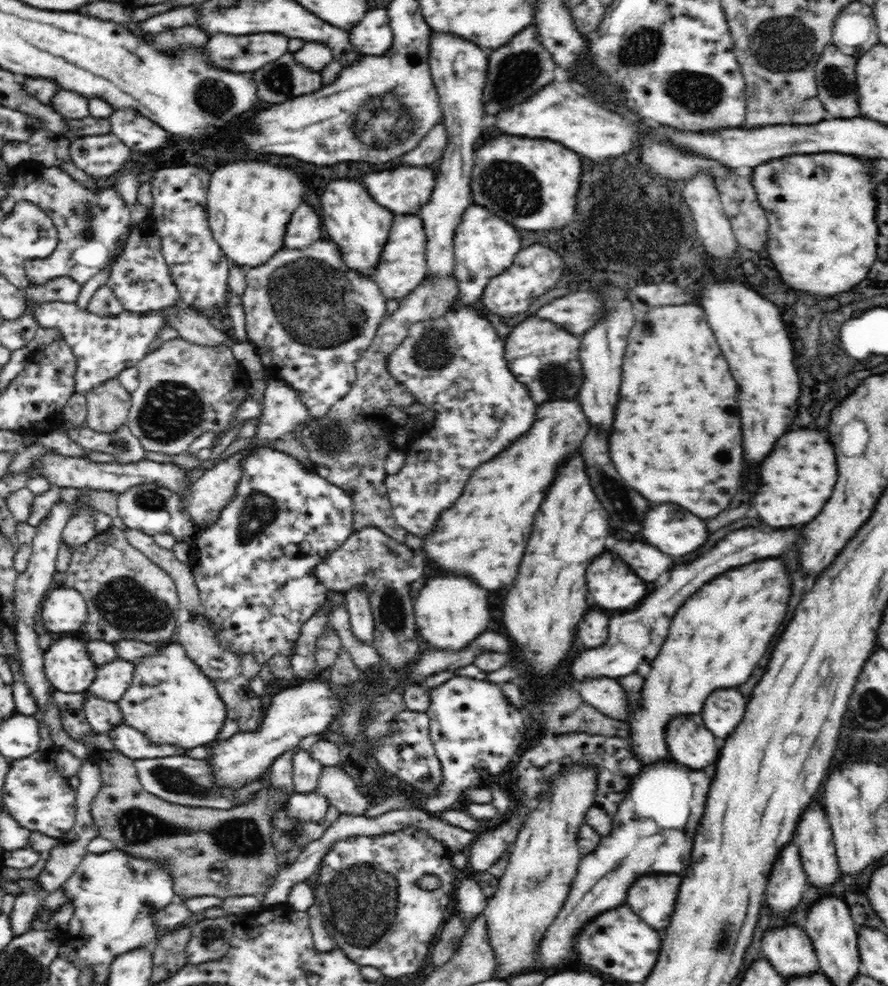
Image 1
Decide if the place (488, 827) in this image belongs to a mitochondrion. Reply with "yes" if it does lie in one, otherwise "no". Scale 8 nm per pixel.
no

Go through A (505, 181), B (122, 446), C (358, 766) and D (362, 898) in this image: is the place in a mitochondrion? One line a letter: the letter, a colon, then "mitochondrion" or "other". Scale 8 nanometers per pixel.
A: mitochondrion
B: mitochondrion
C: other
D: mitochondrion

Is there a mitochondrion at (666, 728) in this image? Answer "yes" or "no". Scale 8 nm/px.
no

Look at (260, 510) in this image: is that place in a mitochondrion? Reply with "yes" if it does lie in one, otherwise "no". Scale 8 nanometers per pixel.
yes

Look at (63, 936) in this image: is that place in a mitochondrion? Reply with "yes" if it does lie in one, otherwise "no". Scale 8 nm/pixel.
no

